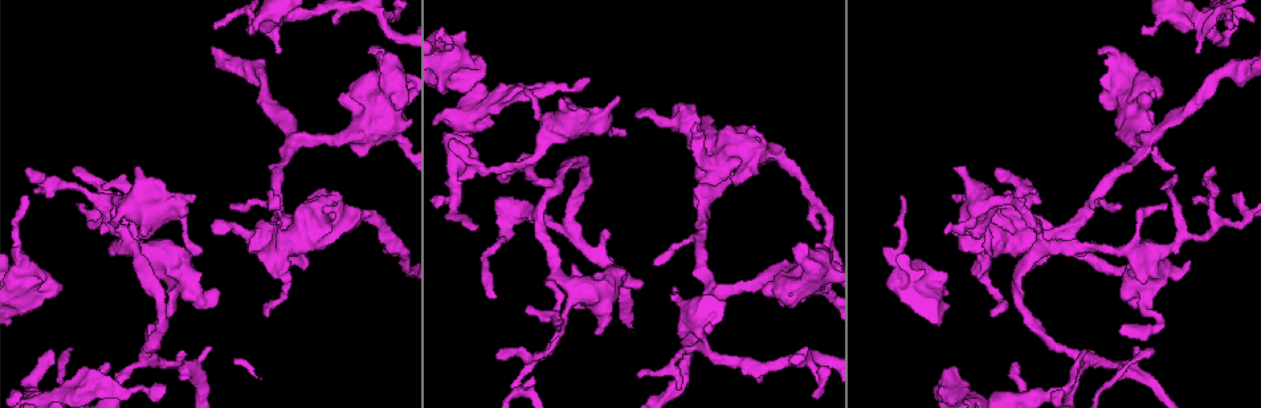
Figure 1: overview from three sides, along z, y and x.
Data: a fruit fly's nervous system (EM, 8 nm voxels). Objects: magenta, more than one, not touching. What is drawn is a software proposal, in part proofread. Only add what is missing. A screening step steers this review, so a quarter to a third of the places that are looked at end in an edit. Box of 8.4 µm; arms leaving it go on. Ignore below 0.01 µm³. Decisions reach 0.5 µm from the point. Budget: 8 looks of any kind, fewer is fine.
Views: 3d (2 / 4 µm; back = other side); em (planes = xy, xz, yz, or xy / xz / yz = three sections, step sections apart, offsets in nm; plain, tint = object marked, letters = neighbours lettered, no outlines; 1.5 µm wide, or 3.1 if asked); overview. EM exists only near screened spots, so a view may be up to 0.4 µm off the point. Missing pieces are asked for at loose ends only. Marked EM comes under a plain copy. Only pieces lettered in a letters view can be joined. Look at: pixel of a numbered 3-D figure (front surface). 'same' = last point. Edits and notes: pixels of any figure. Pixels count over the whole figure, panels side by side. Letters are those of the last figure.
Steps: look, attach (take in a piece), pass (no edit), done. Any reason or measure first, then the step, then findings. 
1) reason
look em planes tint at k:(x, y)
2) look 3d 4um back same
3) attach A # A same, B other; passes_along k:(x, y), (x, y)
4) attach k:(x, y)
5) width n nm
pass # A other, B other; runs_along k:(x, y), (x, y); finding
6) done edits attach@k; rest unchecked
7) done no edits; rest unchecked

free end
look 3d 4um at 1:(206, 346)

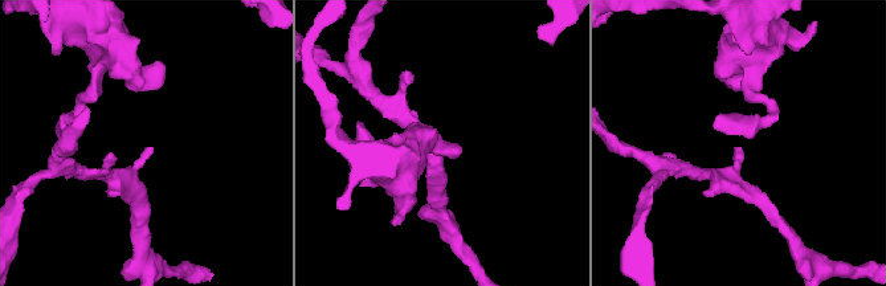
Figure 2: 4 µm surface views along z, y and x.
need the tissue
look em xy step 4 letters at 2:(740, 150)

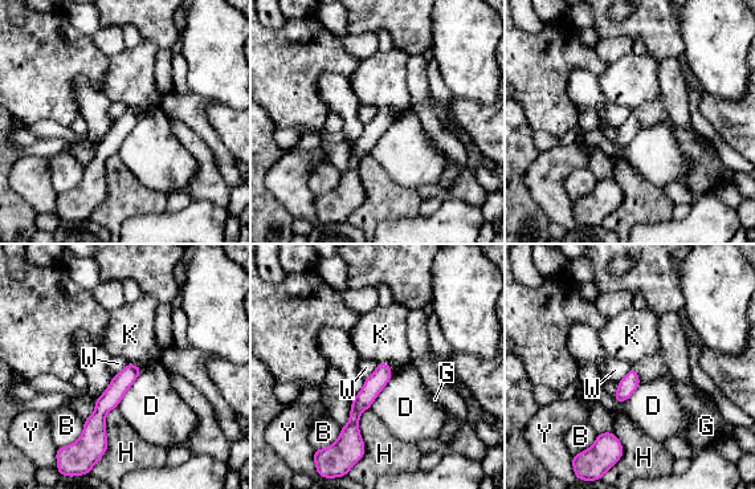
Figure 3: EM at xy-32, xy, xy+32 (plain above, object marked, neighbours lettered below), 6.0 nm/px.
look em planes letters same

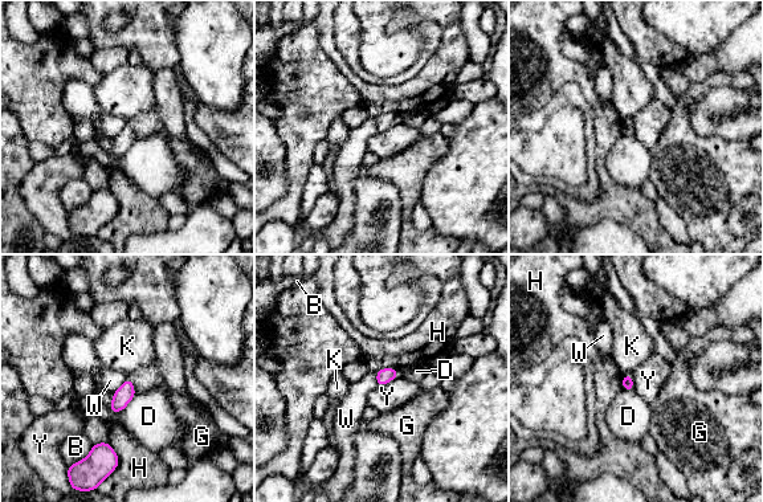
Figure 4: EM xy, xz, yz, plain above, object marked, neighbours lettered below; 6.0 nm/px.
pass # B other, D other, G other, H other, K other, W other, Y other; border 4:(126, 378), (113, 394); no lettered piece goes on from it

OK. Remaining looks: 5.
tapers out
look em xz step 8 letters at 1:(231, 205)

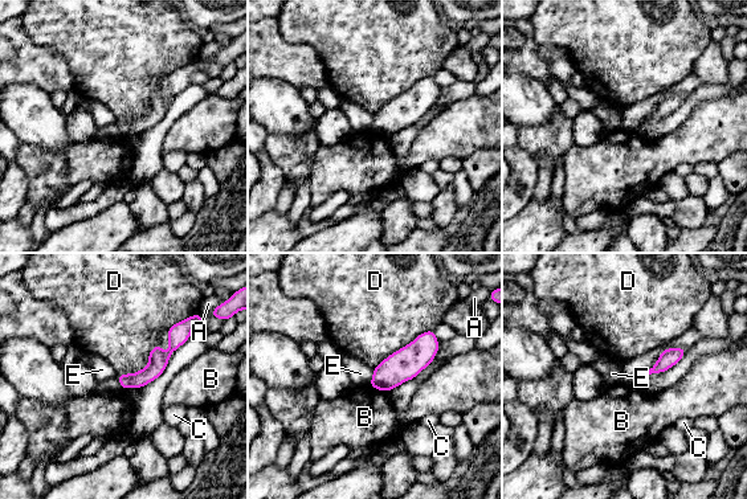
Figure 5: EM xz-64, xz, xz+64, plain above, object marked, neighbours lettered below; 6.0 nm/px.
cut it another way
look em xy step 4 letters same

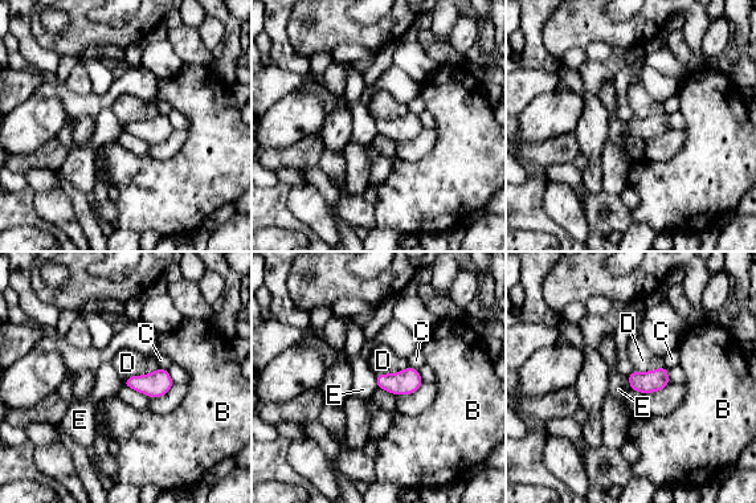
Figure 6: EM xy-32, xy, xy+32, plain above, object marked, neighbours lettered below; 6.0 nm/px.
width 130 nm
pass # B other, C other, D other, E other; border 6:(375, 375), (378, 387); none of them fits

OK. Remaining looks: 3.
thin end
look em xz step 4 letters at 1:(474, 227)

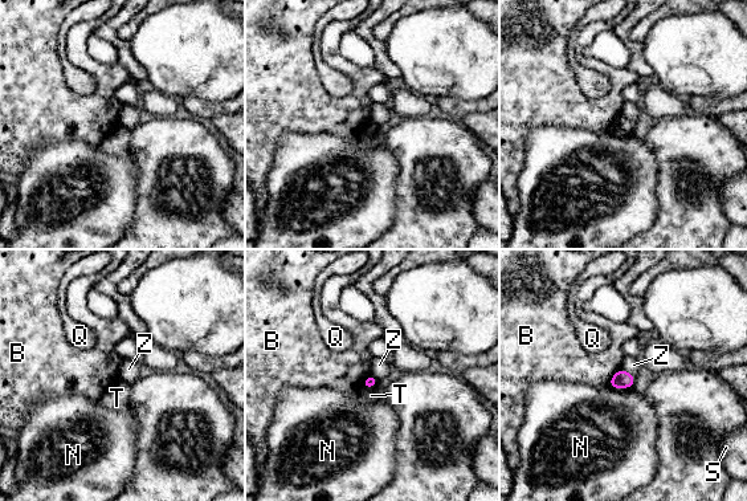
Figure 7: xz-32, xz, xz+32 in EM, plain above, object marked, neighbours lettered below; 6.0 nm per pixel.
look em planes letters same

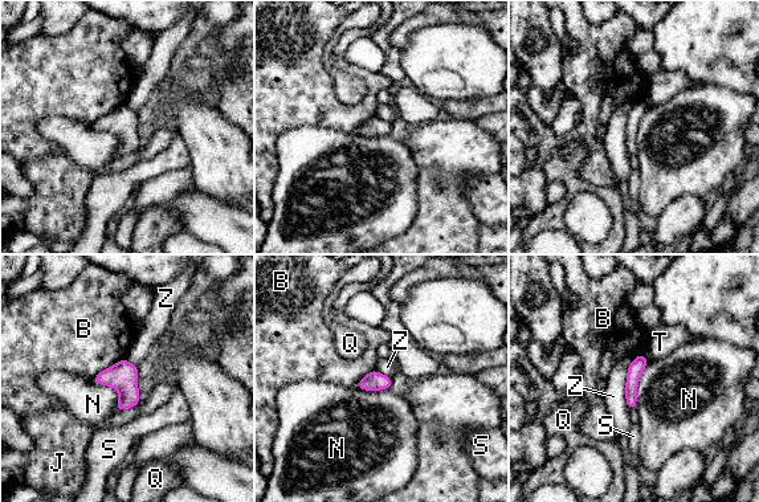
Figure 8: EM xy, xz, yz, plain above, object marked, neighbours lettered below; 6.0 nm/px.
longest_contact Z 340 nm
pass # B other, J other, N other, Q other, S other, T other, Z other; runs_along 8:(640, 358), (631, 384), (631, 405); none of them fits

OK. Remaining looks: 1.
done no edits; rest unchecked

